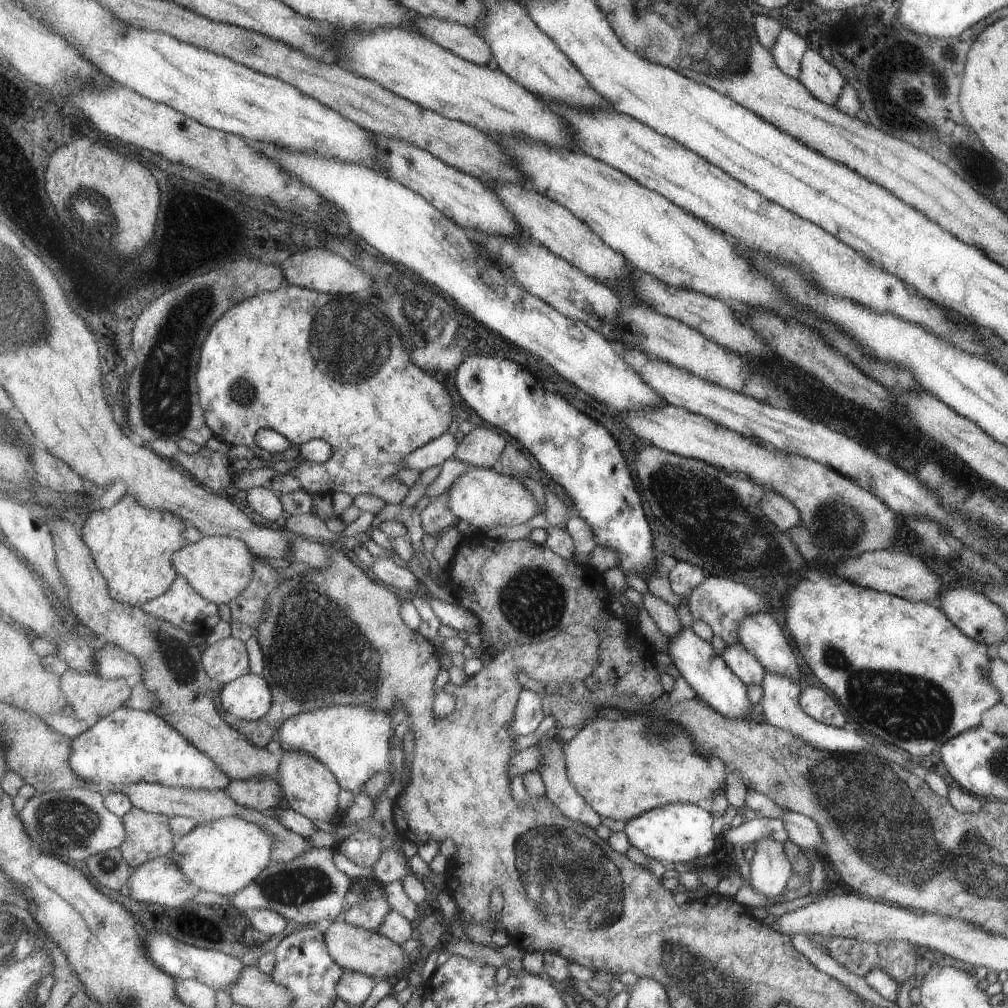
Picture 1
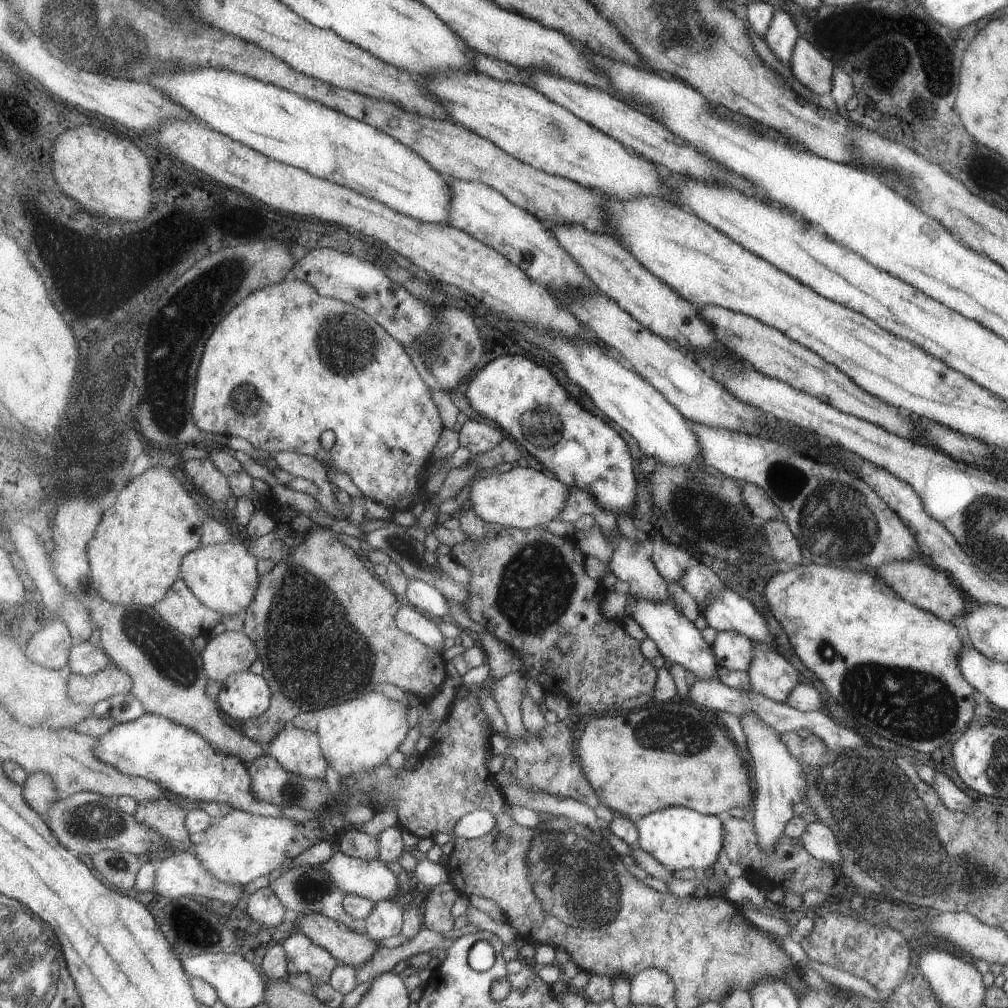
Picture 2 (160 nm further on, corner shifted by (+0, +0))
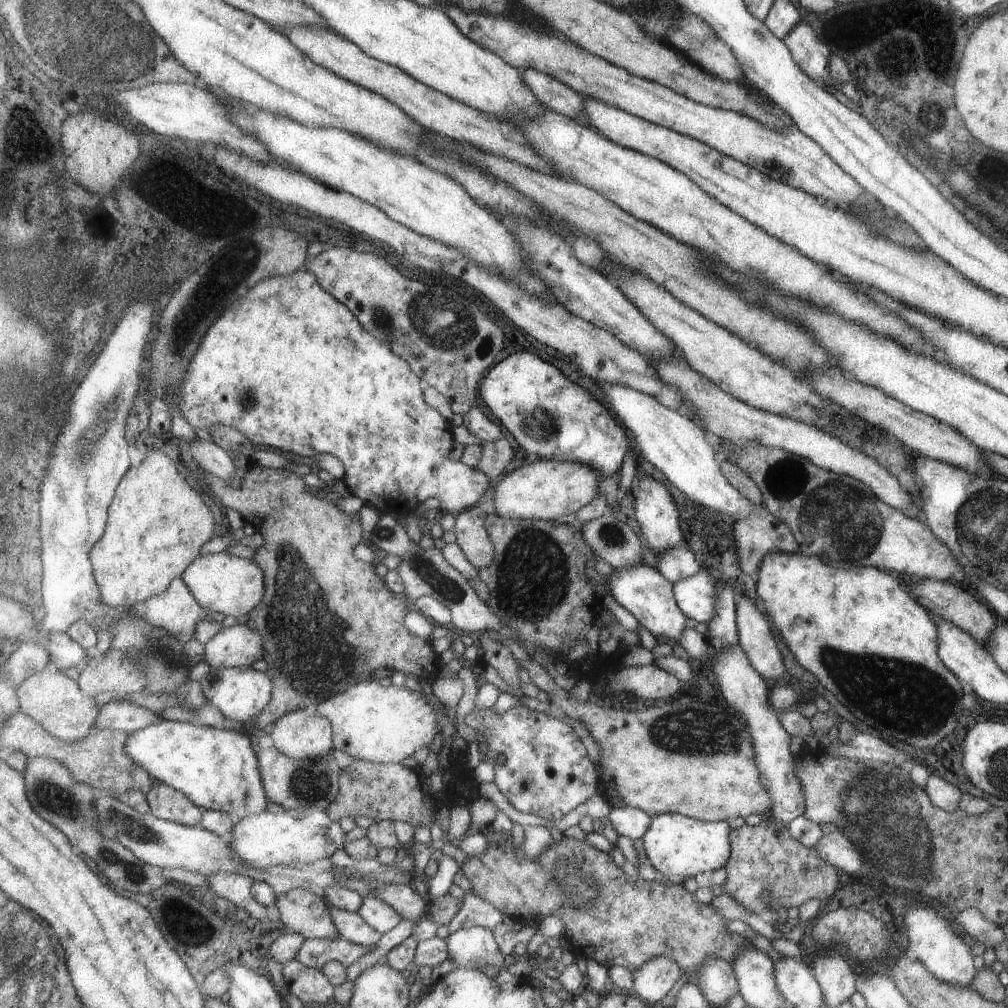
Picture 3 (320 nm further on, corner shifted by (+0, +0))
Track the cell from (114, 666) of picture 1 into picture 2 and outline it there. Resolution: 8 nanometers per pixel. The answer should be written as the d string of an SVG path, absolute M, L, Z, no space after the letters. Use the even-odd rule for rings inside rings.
M87 641L75 642L71 648L68 666L73 673L91 676L111 666L107 657L110 658L110 655L101 647L101 644L93 646Z

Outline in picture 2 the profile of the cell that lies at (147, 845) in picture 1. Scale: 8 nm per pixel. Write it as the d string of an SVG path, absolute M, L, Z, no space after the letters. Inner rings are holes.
M171 799L142 802L135 814L138 822L147 823L160 830L168 840L170 849L175 852L191 850L191 833L186 823L187 815L186 807Z

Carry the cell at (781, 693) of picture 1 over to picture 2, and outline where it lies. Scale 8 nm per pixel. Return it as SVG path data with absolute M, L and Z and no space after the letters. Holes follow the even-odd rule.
M752 642L752 653L753 656L750 658L746 670L750 678L750 688L768 699L784 703L789 691L798 682L801 682L801 677L798 672L767 643Z

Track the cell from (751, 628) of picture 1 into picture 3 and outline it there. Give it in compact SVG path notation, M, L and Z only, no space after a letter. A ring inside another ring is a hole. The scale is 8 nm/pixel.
M703 570L673 583L674 599L686 618L707 624L712 615L714 582Z

